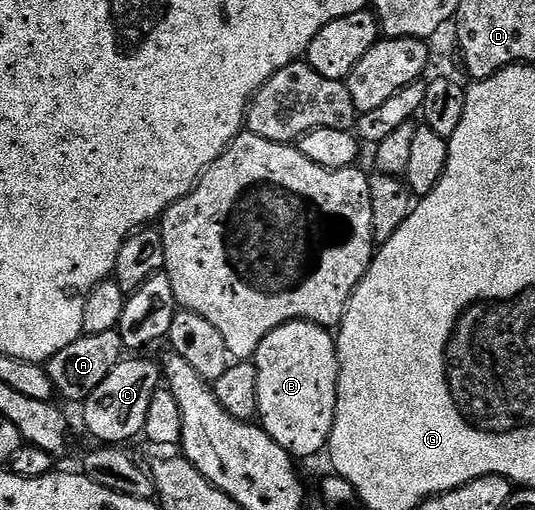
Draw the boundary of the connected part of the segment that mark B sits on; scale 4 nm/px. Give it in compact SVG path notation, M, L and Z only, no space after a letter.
M286 321L276 331L272 331L260 343L258 352L252 358L256 371L258 372L258 416L257 420L262 426L262 430L267 433L284 451L288 451L291 457L301 459L301 457L314 457L318 452L325 450L330 444L332 427L334 426L334 416L336 415L336 403L338 402L338 342L335 334L325 325L317 325L311 321Z

